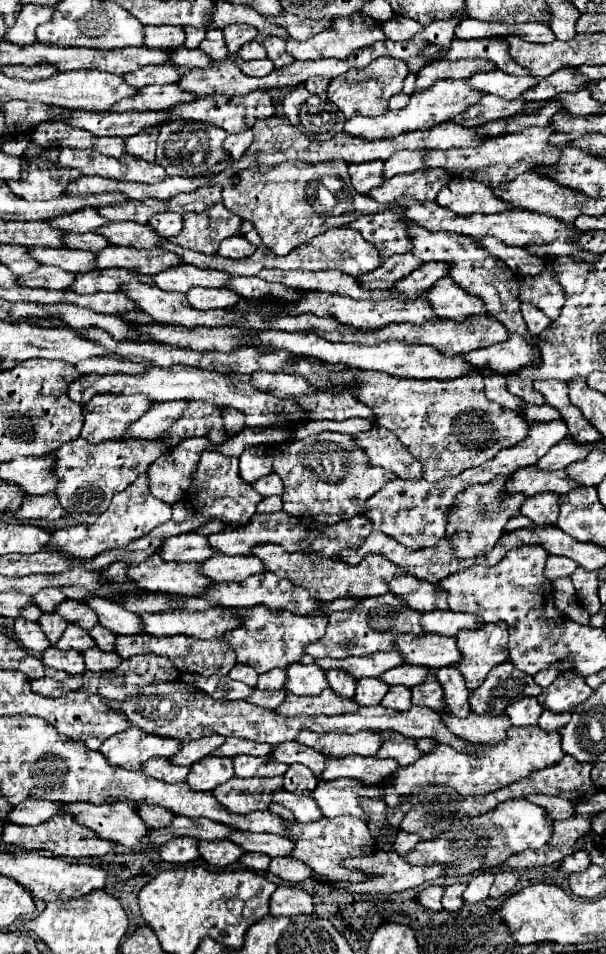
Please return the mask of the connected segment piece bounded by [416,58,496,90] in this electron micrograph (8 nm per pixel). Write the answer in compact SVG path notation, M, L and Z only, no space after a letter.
M436 60L430 62L422 68L422 72L418 72L418 82L416 82L416 90L428 88L432 82L440 80L440 78L472 78L476 72L490 72L496 66L492 62L486 60Z

